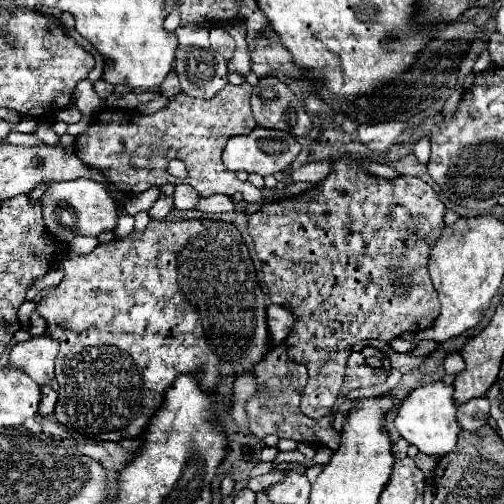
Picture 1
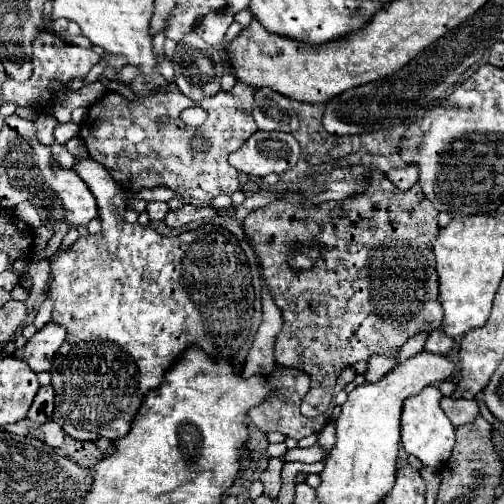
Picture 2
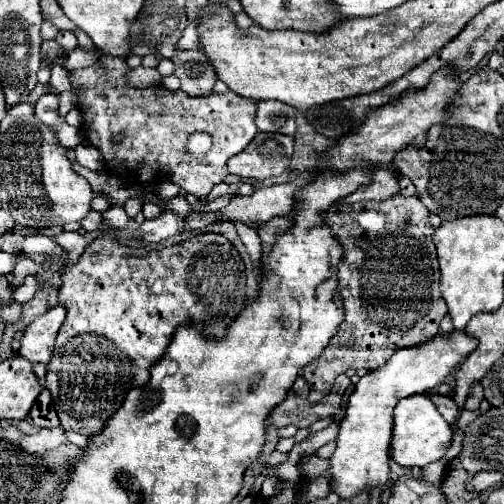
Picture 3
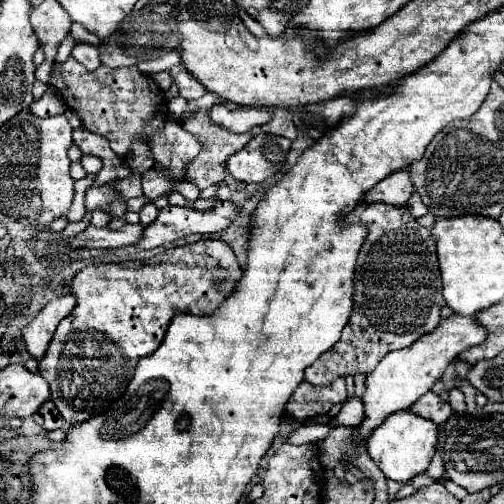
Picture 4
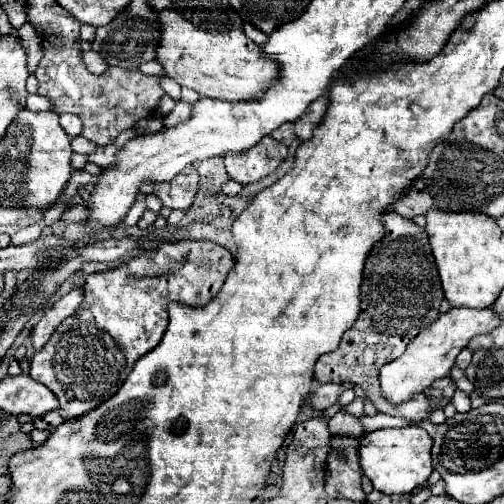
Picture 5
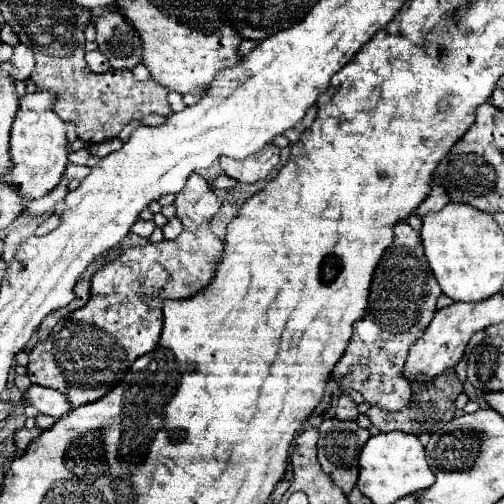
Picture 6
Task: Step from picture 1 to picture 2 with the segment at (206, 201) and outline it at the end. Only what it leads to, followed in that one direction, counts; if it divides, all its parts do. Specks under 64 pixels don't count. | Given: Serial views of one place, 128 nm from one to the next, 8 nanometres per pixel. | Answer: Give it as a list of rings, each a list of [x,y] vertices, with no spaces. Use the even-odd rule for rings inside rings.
[[[182,206],[178,210],[170,210],[168,216],[164,218],[164,224],[172,230],[180,230],[182,226],[190,224],[190,222],[198,222],[204,218],[214,218],[216,216],[216,208],[196,208],[196,206]]]

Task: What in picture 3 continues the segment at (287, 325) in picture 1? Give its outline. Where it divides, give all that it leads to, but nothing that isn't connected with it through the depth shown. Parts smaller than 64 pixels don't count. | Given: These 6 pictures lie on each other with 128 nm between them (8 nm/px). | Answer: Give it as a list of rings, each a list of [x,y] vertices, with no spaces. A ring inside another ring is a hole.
[[[236,224],[236,230],[238,230],[238,236],[242,238],[250,258],[254,260],[254,272],[260,276],[262,270],[260,270],[260,258],[262,258],[262,246],[260,246],[260,238],[258,238],[258,232],[252,232],[252,228],[244,228],[244,224]]]

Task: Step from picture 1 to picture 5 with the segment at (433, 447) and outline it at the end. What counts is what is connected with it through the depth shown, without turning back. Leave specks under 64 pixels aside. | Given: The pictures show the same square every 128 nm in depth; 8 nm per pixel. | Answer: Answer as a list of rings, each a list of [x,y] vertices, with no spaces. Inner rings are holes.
[[[418,426],[406,428],[386,428],[374,430],[360,438],[360,468],[364,476],[372,482],[374,490],[392,496],[392,494],[408,494],[428,482],[432,476],[432,460],[430,460],[432,438],[426,430]]]

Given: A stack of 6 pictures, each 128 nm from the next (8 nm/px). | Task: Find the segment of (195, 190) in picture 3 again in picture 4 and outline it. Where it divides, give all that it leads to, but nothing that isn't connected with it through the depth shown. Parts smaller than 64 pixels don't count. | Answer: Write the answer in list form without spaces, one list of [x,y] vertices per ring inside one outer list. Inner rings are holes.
[[[70,56],[66,62],[52,64],[48,84],[60,92],[70,110],[76,110],[86,130],[100,136],[118,136],[118,142],[132,142],[134,138],[148,140],[154,132],[164,128],[168,120],[164,92],[150,76],[142,74],[136,66],[116,70],[100,66],[98,70],[88,72]],[[200,110],[196,112],[192,118],[188,118],[184,122],[184,128],[194,134],[198,138],[198,142],[202,144],[202,150],[200,150],[200,156],[186,168],[186,180],[196,184],[200,190],[208,188],[208,186],[216,186],[224,180],[224,166],[226,166],[226,160],[238,152],[242,146],[248,144],[248,140],[252,138],[252,134],[248,136],[232,136],[232,132],[220,132],[220,128],[216,128],[214,124],[208,124],[208,112],[206,110]]]

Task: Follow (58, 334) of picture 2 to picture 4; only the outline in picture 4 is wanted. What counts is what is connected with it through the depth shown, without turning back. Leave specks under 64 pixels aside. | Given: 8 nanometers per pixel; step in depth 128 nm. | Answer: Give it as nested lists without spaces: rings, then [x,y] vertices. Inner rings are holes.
[[[68,294],[68,296],[60,296],[60,298],[54,298],[52,302],[48,302],[40,314],[22,330],[22,336],[24,336],[24,342],[26,342],[26,348],[28,352],[40,360],[54,336],[54,330],[58,328],[60,320],[66,318],[76,306],[76,296]]]

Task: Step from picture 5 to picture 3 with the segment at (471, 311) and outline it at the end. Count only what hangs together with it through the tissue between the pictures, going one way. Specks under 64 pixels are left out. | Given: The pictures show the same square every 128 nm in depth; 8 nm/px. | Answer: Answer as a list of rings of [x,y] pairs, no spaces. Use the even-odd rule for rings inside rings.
[[[452,330],[450,334],[436,334],[432,340],[418,346],[398,350],[388,362],[376,370],[370,370],[360,378],[354,392],[348,398],[346,418],[340,424],[340,434],[336,438],[338,446],[330,458],[330,478],[334,480],[334,492],[340,498],[352,498],[362,490],[372,490],[374,486],[388,484],[390,460],[388,460],[388,440],[392,438],[392,410],[400,398],[414,394],[426,394],[440,386],[454,368],[466,358],[478,340],[466,330]]]

